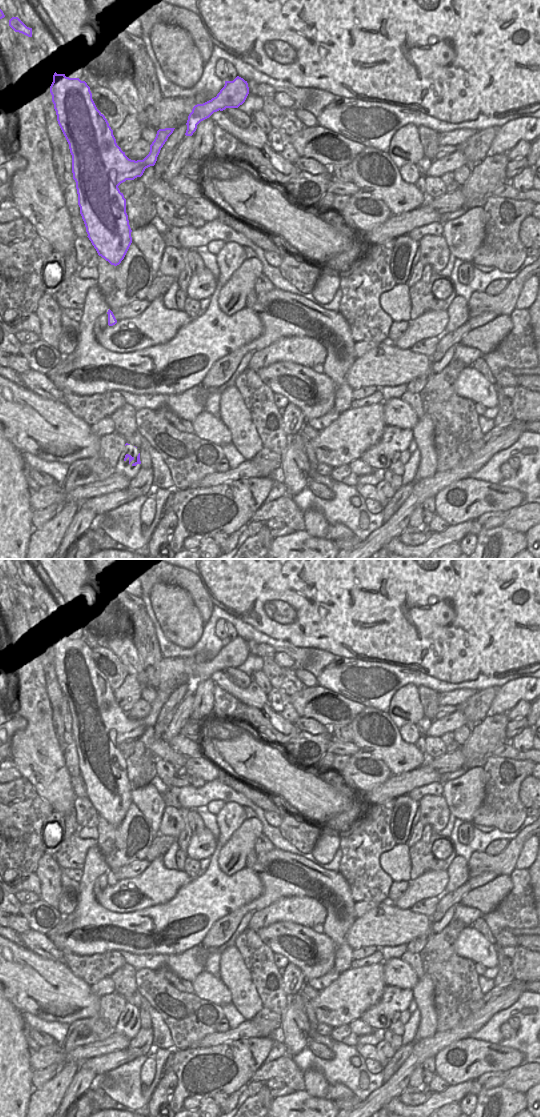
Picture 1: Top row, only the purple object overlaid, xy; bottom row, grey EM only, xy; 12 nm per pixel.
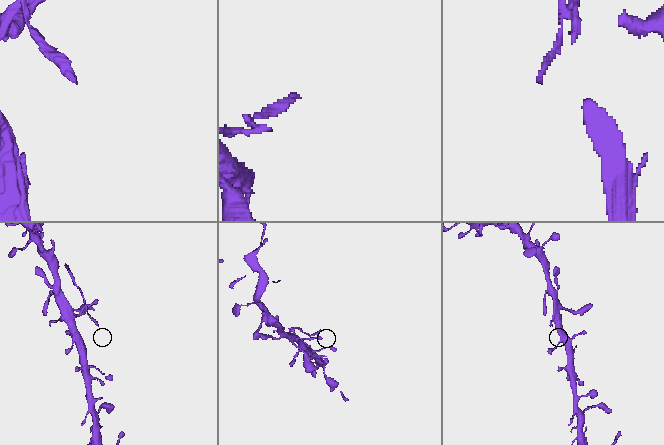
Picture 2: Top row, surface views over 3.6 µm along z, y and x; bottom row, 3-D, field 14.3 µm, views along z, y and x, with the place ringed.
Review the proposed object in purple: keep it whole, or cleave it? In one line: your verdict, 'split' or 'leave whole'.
split

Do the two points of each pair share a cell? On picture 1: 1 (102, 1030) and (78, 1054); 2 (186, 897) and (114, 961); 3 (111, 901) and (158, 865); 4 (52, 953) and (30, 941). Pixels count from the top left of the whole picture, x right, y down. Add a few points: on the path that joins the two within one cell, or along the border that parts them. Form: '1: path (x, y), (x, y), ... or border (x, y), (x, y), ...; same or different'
1: border (111, 1034), (101, 1040), (79, 1045), (67, 1052); different
2: border (118, 950), (110, 952); different
3: path (123, 897), (129, 895), (147, 877); same
4: path (47, 950), (35, 941); same

